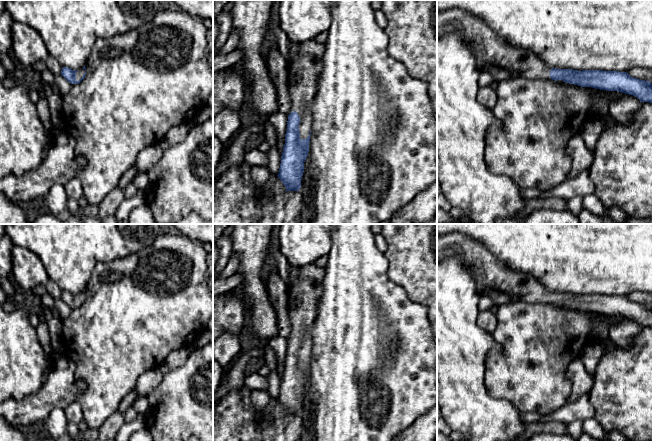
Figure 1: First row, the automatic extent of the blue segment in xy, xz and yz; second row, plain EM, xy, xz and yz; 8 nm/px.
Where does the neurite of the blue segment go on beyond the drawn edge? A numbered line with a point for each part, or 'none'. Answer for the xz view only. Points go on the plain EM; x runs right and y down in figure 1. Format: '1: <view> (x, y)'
1: xz (303, 294)

